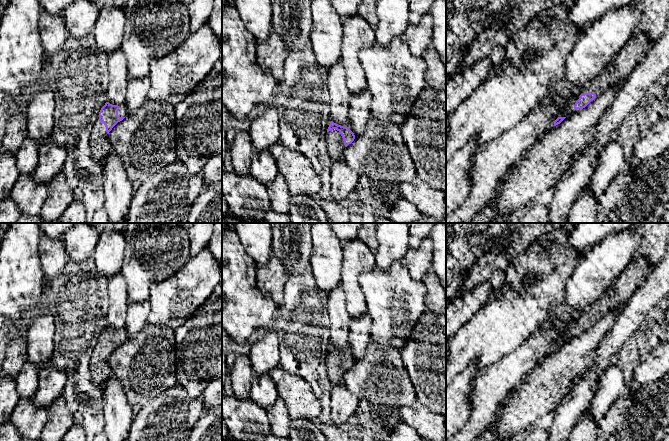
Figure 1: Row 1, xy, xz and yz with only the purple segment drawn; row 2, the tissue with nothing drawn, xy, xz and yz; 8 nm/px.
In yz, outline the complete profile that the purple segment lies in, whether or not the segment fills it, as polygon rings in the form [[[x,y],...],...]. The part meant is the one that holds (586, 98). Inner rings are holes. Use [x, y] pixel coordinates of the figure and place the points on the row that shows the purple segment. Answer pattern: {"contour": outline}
{"contour": [[[646,35],[631,36],[600,74],[585,83],[577,98],[569,102],[566,108],[559,112],[554,126],[560,124],[566,117],[580,112],[607,89],[623,83],[649,48],[650,43]]]}

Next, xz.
{"contour": [[[330,122],[325,136],[328,155],[333,162],[343,160],[344,149],[355,139],[355,135],[348,123],[343,126]]]}

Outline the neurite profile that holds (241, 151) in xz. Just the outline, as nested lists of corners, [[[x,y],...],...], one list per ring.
[[[237,131],[233,143],[229,145],[234,172],[241,176],[249,175],[251,160],[255,152],[248,131]]]

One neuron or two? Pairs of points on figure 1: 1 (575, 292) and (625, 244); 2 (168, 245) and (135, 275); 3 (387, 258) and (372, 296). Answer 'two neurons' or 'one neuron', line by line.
1: one neuron
2: one neuron
3: two neurons

